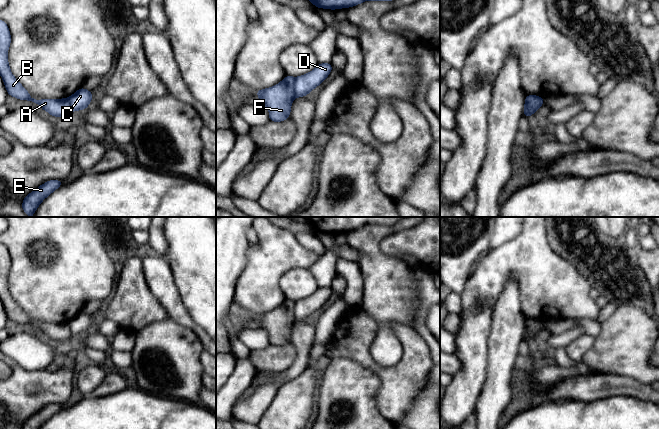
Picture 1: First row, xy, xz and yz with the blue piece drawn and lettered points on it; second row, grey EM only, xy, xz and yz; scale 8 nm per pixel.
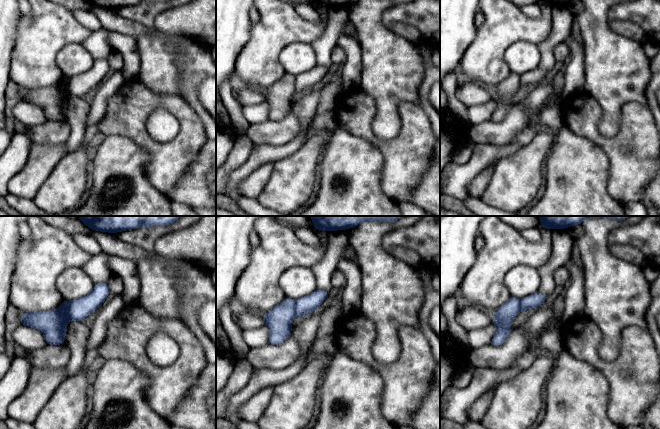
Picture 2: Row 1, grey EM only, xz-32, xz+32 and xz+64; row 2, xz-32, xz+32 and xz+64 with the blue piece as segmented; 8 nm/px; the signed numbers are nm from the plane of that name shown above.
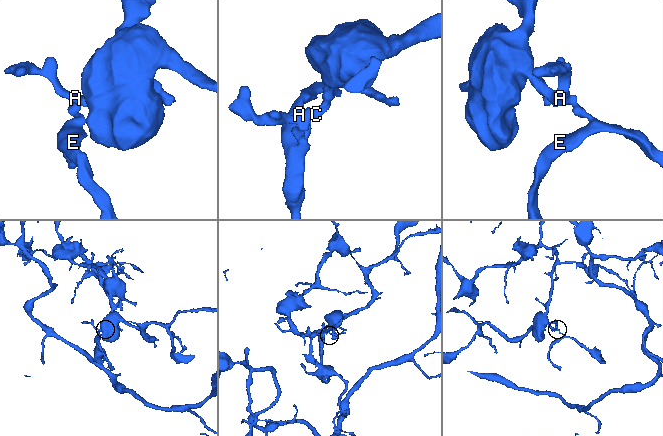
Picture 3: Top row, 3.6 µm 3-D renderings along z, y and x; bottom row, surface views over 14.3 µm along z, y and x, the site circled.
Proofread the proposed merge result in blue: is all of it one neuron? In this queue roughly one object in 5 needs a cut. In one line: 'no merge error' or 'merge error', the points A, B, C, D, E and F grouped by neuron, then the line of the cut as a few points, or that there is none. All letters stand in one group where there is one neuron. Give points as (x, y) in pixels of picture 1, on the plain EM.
merge error; groups A B E F / C D; cut xz (294, 302), (294, 318), (296, 320)

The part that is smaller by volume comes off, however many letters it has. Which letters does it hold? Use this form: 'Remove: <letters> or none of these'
Remove: A, B, E, F

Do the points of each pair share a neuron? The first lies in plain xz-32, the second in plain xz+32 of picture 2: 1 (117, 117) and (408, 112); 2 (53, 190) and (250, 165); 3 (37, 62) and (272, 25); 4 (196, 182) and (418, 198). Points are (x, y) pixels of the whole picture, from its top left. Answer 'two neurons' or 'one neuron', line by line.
1: one neuron
2: two neurons
3: one neuron
4: one neuron

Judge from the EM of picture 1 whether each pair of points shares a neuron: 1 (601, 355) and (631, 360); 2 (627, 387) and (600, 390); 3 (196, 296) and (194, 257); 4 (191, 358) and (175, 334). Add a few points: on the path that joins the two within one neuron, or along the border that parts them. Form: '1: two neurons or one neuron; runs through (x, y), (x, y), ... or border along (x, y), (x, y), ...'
1: one neuron; runs through (608, 355), (624, 355)
2: one neuron; runs through (620, 387), (607, 387)
3: one neuron; runs through (197, 286), (197, 267)
4: one neuron; runs through (185, 352), (175, 340)

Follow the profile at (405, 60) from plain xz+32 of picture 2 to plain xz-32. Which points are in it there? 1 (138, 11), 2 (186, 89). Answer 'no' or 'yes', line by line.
1: yes
2: no

